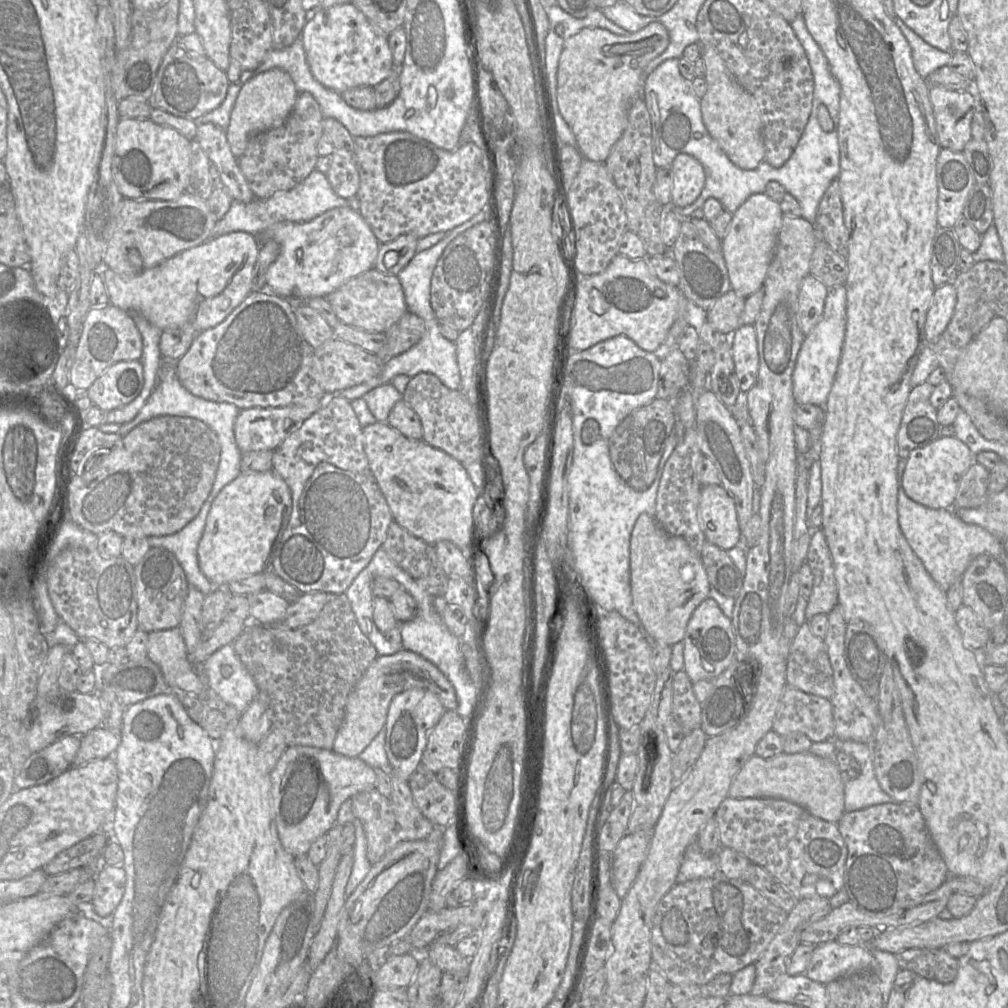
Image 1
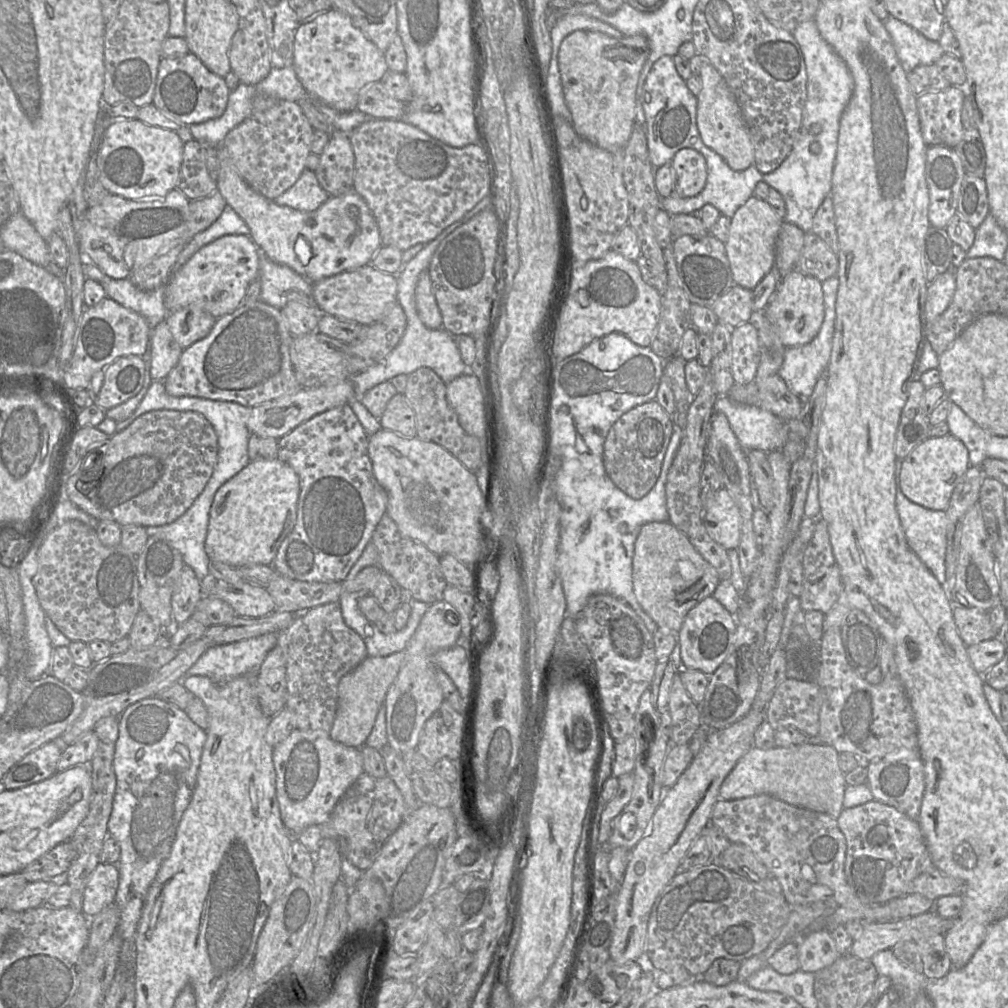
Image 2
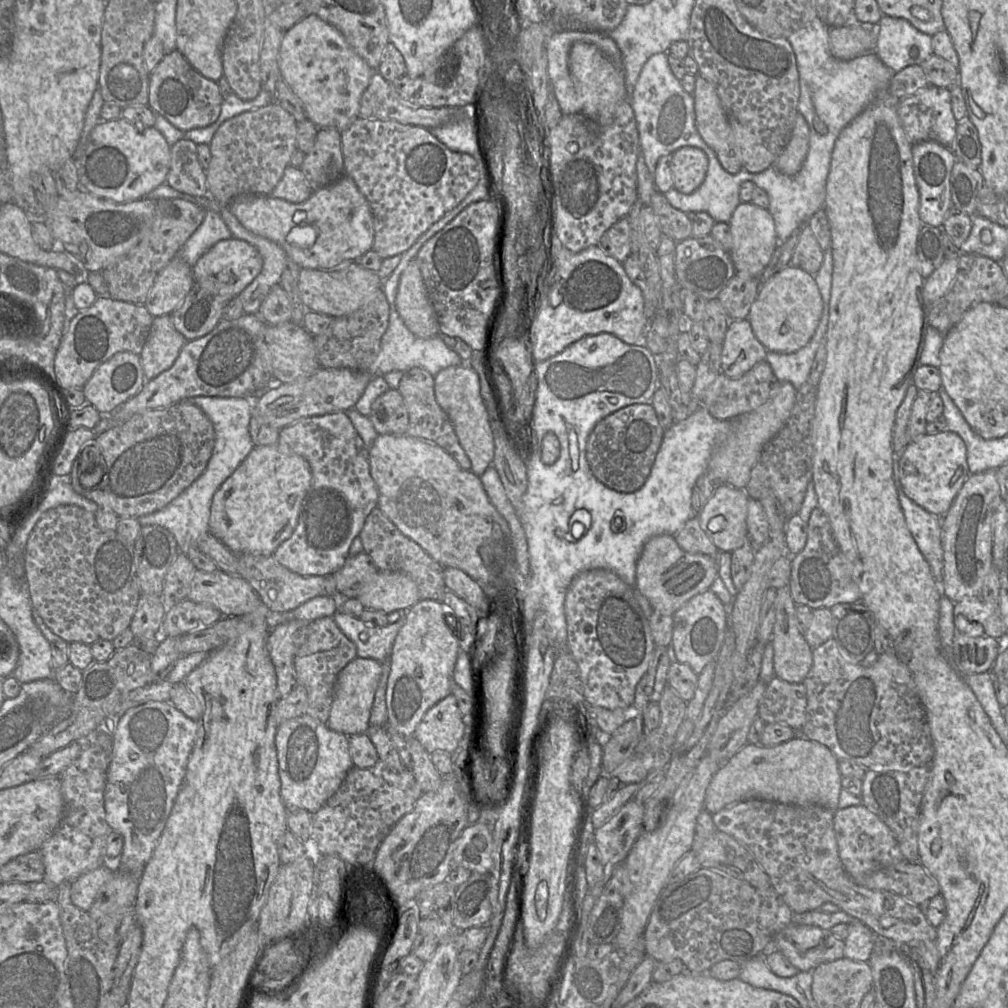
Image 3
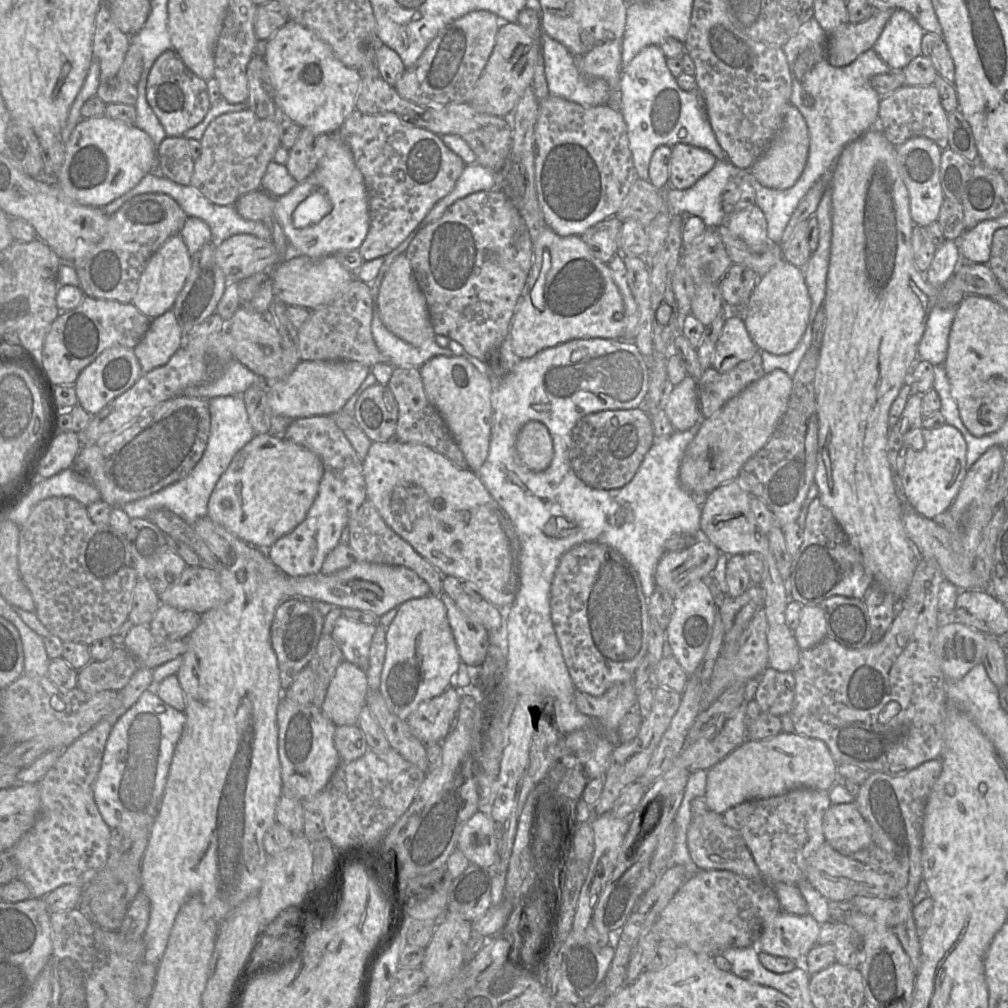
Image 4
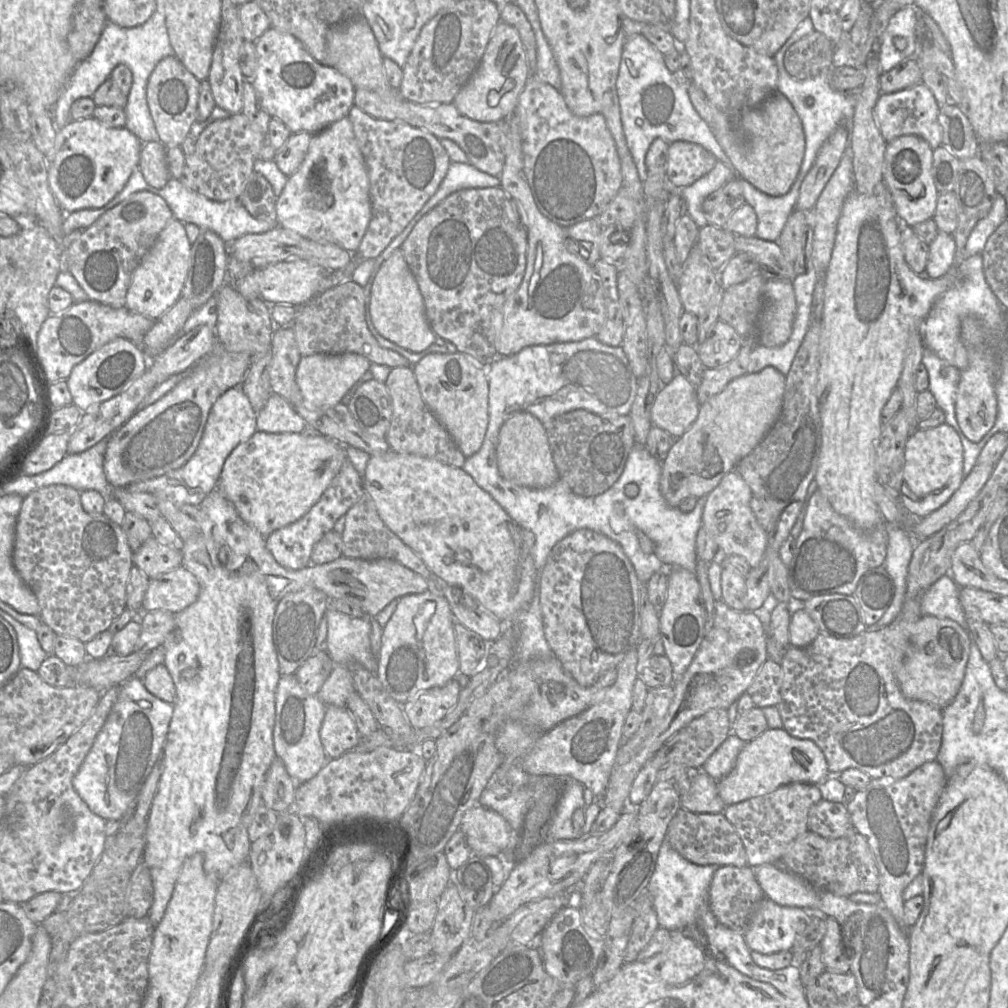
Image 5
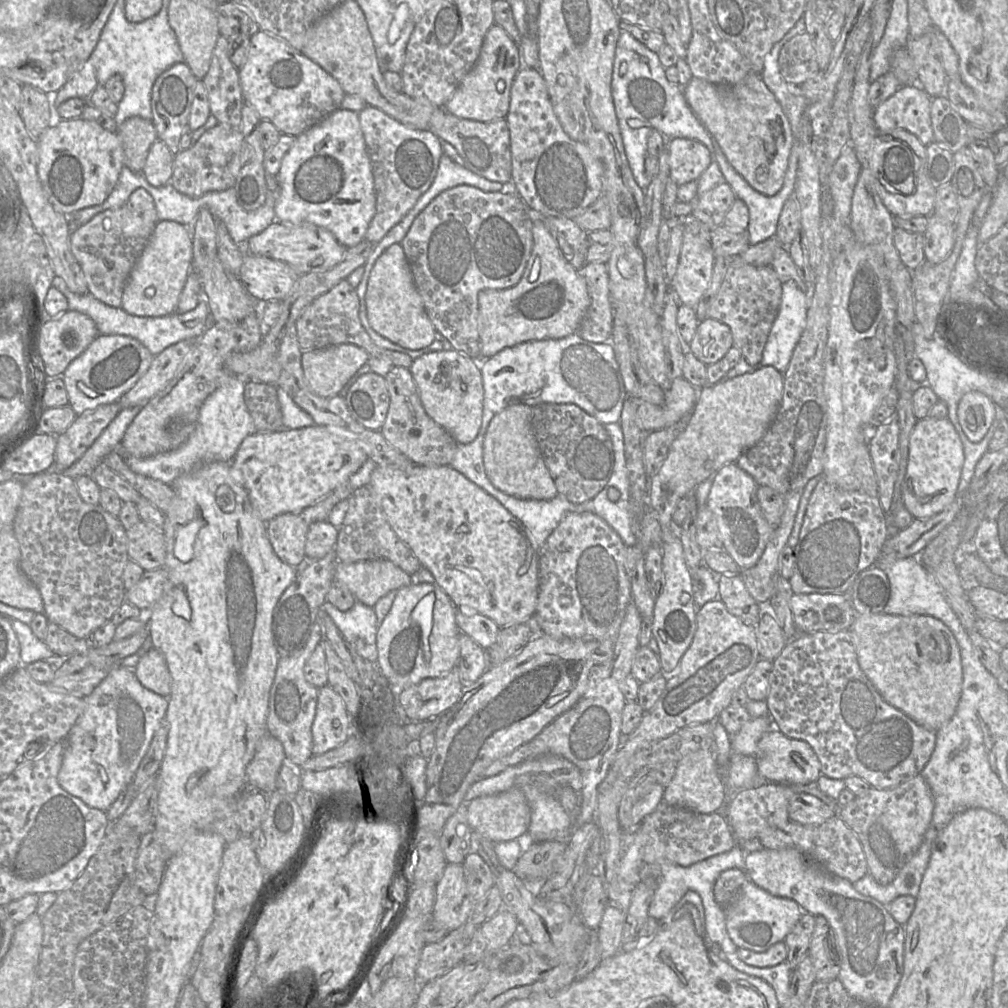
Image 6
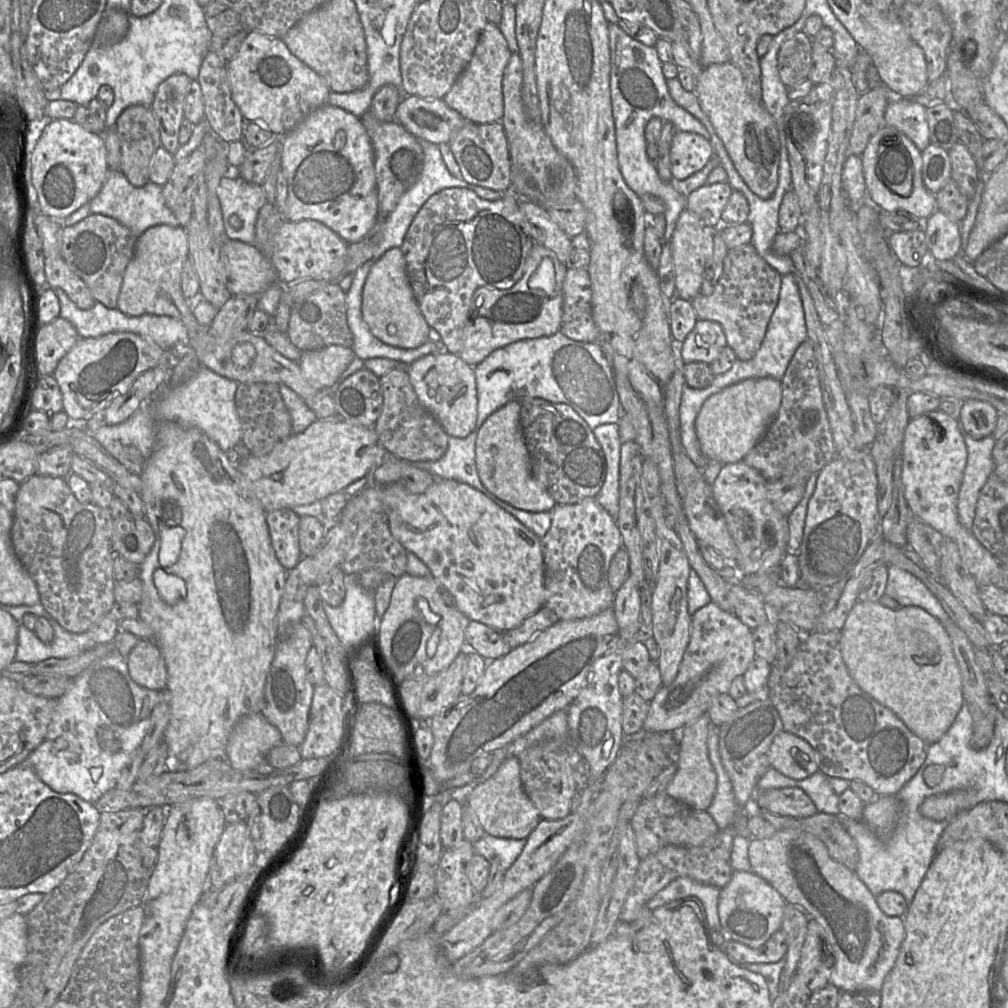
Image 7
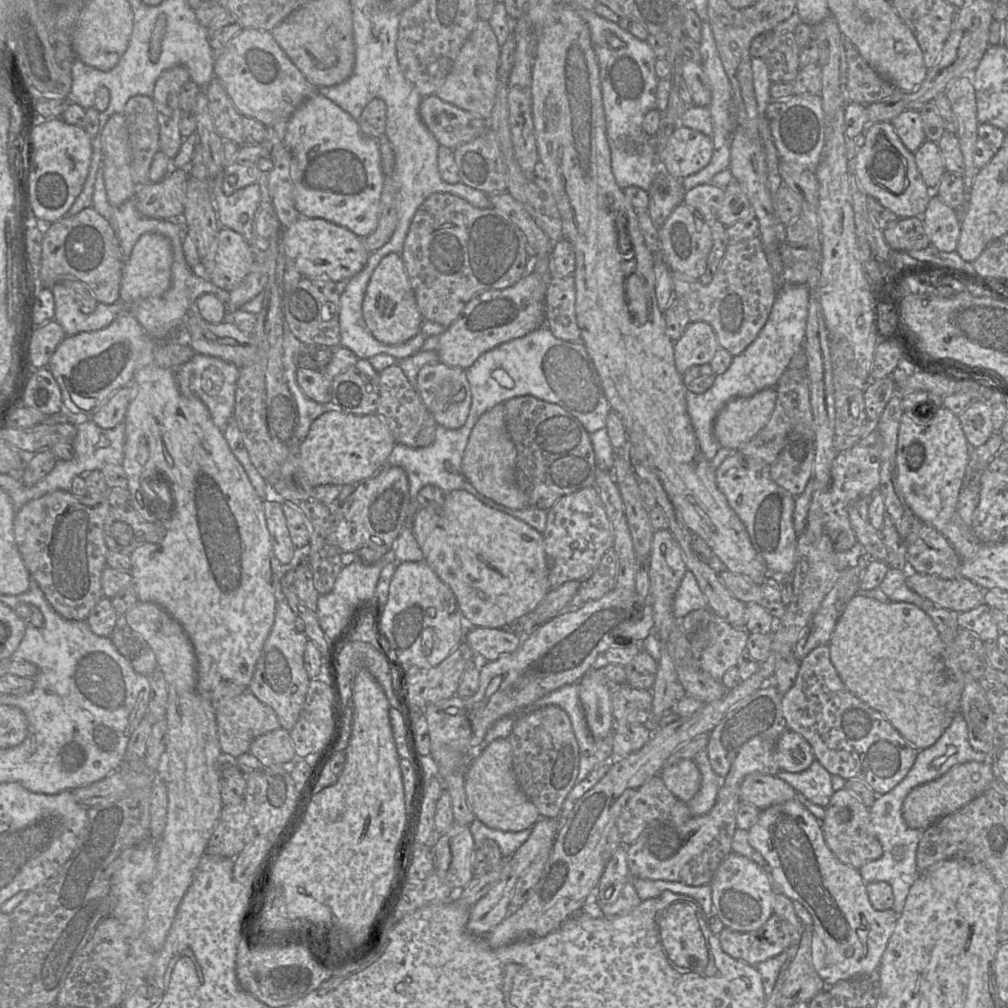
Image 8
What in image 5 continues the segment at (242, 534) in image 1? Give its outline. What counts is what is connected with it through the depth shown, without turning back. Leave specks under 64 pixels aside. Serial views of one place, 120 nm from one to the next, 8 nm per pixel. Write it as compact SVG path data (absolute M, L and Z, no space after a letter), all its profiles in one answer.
M308 428L300 433L268 433L257 430L227 457L217 489L233 503L247 524L266 537L302 518L318 502L347 459L345 447Z

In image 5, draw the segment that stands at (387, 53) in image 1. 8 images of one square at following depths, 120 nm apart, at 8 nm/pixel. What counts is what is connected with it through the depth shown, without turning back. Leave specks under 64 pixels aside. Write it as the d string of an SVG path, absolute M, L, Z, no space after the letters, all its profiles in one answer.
M276 28L266 30L255 42L257 68L251 83L263 109L281 121L292 134L316 134L348 116L356 88L349 78L315 60L293 35Z

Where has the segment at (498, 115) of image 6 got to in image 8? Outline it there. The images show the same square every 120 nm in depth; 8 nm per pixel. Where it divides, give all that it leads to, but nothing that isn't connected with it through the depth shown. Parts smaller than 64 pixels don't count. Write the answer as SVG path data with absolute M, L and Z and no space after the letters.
M478 19L471 35L462 46L450 72L435 95L441 100L489 120L494 106L498 86L500 46L488 23Z

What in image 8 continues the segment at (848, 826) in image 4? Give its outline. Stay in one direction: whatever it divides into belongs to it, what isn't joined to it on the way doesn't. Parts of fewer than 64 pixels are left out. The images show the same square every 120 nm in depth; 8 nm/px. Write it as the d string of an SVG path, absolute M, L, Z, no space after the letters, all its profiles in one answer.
M748 774L740 788L742 802L760 810L795 799L796 790L787 782L773 775Z

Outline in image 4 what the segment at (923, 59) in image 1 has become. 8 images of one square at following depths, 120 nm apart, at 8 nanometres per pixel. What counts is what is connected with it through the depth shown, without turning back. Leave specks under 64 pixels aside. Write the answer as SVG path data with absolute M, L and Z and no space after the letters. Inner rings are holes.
M894 10L874 44L873 50L888 65L891 71L902 71L913 59L922 55L921 42L925 33L925 30L923 30L909 12ZM905 47L911 49L910 54L905 53Z

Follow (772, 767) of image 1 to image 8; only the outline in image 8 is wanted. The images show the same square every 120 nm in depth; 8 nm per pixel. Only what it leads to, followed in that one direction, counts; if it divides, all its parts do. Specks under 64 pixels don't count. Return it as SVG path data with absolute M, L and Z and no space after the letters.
M786 730L775 745L774 760L781 771L799 773L810 767L815 755L805 738Z

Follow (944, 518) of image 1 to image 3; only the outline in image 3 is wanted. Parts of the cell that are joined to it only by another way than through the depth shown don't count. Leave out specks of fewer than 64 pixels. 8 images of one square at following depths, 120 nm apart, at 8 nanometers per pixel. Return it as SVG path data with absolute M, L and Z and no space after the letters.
M893 451L893 480L906 525L919 551L928 562L936 581L941 584L943 574L943 548L941 542L941 517L929 513L903 492L899 475L901 453Z

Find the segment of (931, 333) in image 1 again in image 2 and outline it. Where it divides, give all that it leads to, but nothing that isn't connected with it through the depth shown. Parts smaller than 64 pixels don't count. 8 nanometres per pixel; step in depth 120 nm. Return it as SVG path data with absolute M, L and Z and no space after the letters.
M950 268L937 276L927 286L925 319L930 322L949 306L956 289L956 268Z

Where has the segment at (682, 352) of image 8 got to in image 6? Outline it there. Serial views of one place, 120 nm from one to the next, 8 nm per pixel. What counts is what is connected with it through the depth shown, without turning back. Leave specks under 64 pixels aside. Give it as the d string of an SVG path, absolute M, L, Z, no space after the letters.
M712 318L699 322L689 343L690 352L707 366L723 359L731 347L733 338L730 328Z

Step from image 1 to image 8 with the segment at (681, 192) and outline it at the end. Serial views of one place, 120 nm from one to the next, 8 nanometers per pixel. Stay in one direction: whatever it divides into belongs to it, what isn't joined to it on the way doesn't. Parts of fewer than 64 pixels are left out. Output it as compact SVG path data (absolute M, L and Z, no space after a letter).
M679 125L657 160L666 172L678 179L684 179L706 167L712 153L713 141L710 136Z

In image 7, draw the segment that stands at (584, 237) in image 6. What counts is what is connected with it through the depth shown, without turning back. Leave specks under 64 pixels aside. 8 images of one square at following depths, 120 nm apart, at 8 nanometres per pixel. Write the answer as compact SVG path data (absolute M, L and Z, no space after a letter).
M519 199L519 209L534 243L553 251L563 265L569 266L573 250L572 238L560 229L542 207Z

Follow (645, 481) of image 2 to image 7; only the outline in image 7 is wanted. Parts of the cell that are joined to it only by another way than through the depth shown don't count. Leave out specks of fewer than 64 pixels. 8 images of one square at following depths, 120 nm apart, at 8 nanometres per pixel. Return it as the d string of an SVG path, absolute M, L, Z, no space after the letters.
M542 398L519 400L520 423L530 456L534 478L547 490L557 505L576 504L585 498L596 498L606 475L606 459L593 430L569 405L552 403Z

